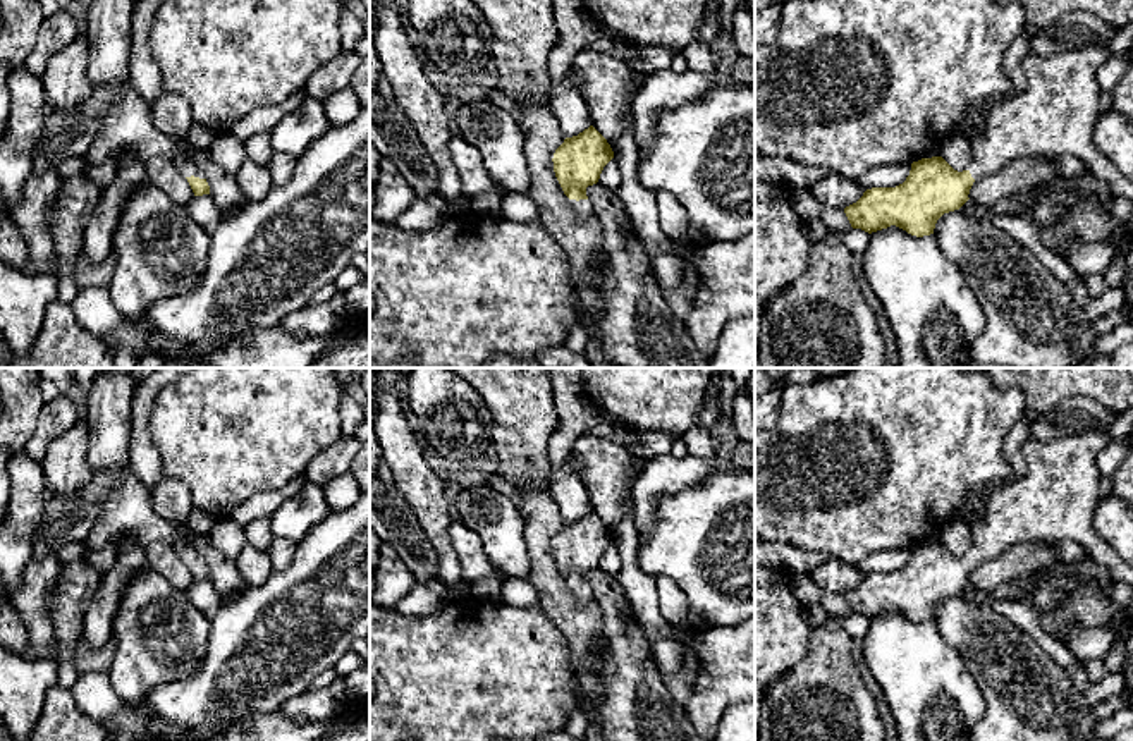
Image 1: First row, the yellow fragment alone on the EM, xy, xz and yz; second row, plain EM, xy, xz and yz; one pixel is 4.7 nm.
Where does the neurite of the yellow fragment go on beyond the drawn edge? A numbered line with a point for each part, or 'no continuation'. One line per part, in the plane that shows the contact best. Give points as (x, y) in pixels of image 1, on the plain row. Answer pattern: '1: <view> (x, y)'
1: xy (188, 554)

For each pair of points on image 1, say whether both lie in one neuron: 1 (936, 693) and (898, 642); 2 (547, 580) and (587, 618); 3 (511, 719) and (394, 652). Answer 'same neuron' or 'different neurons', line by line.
1: same neuron
2: same neuron
3: same neuron

